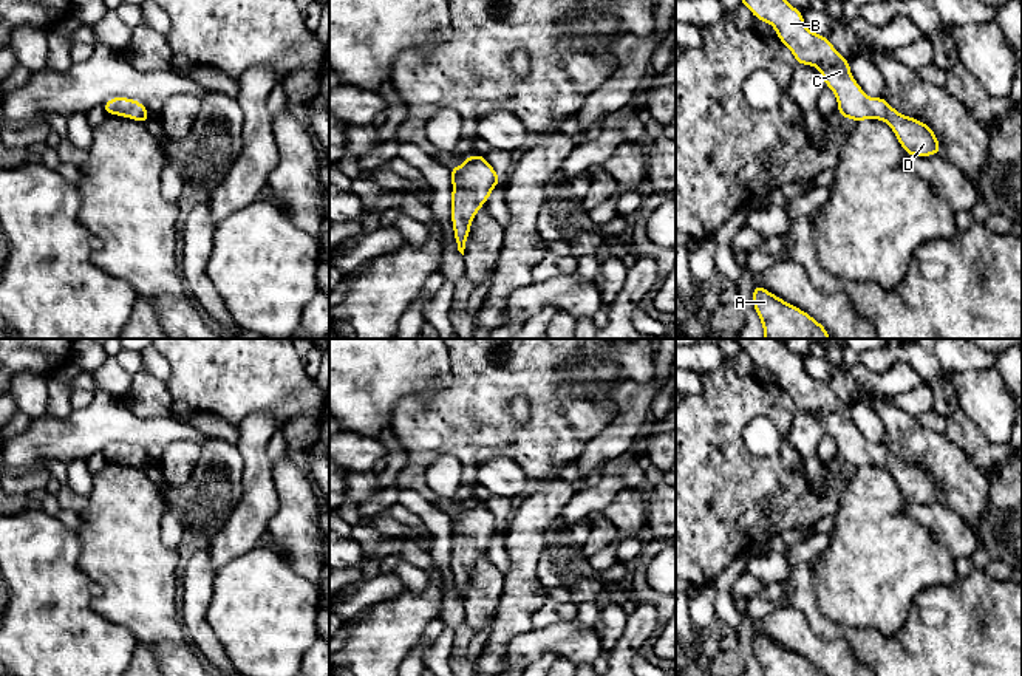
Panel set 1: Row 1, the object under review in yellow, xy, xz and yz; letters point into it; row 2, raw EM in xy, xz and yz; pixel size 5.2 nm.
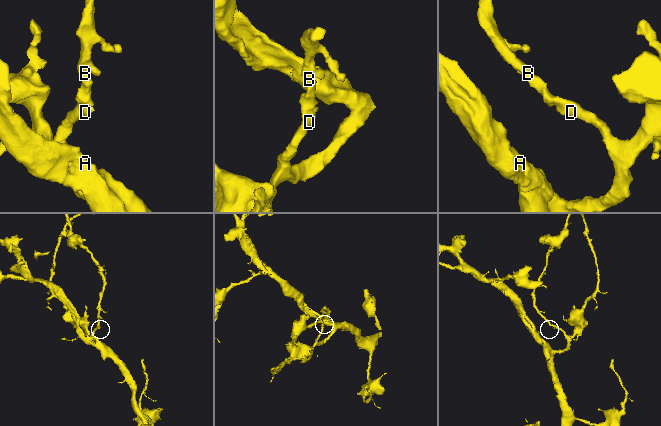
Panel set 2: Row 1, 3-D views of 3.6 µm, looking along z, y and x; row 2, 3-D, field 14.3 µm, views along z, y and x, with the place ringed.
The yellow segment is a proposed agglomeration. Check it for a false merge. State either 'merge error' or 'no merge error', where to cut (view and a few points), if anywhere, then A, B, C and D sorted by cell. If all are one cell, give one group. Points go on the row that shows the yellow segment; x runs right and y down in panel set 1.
no merge error; cut none; groups A B C D

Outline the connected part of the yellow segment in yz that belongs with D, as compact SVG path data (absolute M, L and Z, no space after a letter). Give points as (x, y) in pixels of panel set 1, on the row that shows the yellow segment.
M742 0L742 5L776 29L776 37L792 51L795 62L821 71L824 84L835 93L838 114L855 122L884 121L909 156L940 155L934 130L922 121L894 110L884 97L867 97L850 74L850 62L838 54L827 36L812 32L802 11L787 0Z

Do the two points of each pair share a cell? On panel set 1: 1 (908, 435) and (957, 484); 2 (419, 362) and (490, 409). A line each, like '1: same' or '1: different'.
1: same
2: different

